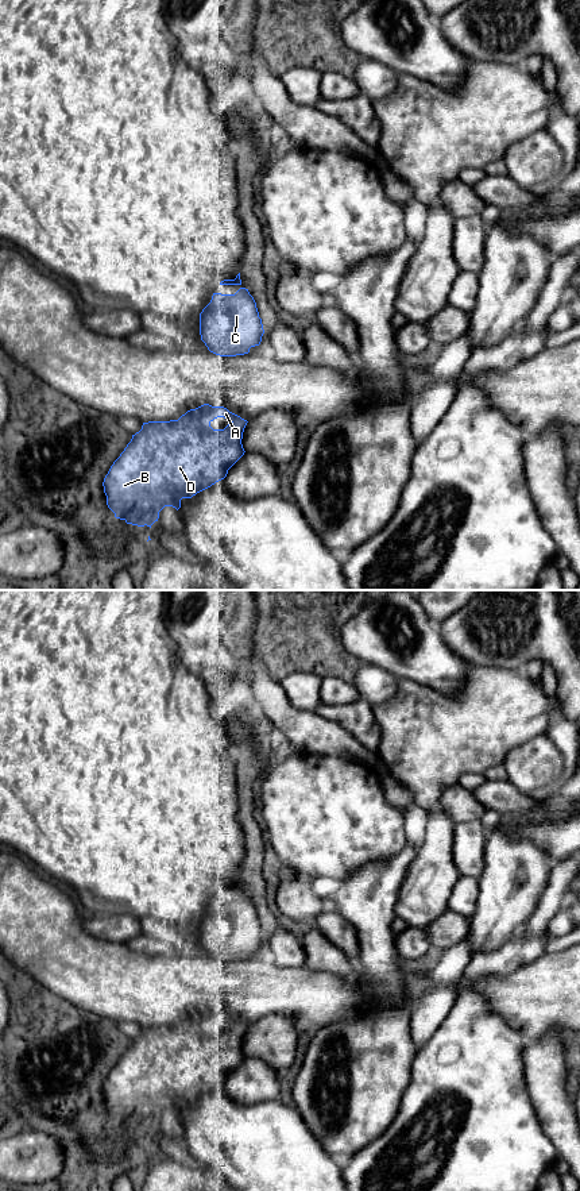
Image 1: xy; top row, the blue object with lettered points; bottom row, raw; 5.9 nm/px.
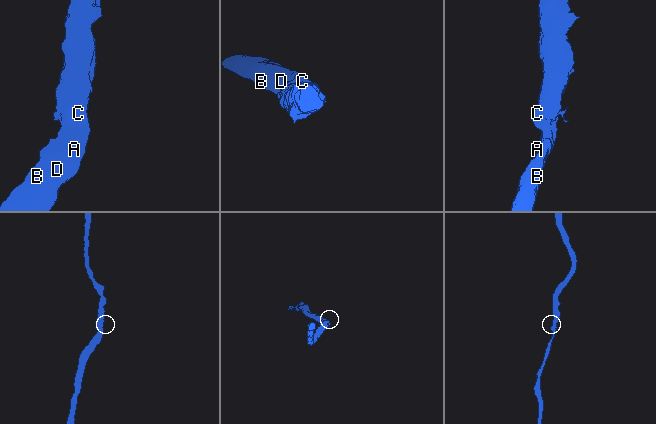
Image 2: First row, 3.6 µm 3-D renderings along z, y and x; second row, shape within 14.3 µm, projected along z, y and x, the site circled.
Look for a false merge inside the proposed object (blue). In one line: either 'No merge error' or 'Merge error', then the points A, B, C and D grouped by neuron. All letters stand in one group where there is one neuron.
No merge error. Groups: A B C D

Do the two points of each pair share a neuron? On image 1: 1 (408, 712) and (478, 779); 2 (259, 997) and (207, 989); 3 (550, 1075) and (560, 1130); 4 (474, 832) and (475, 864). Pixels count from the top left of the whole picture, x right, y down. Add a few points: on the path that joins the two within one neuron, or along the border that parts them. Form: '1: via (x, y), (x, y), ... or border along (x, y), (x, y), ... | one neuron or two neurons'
1: border along (482, 773), (464, 773), (457, 782) | two neurons
2: via (246, 990), (220, 989) | one neuron
3: via (550, 1089), (550, 1101), (557, 1117) | one neuron
4: via (474, 840), (474, 856) | one neuron

